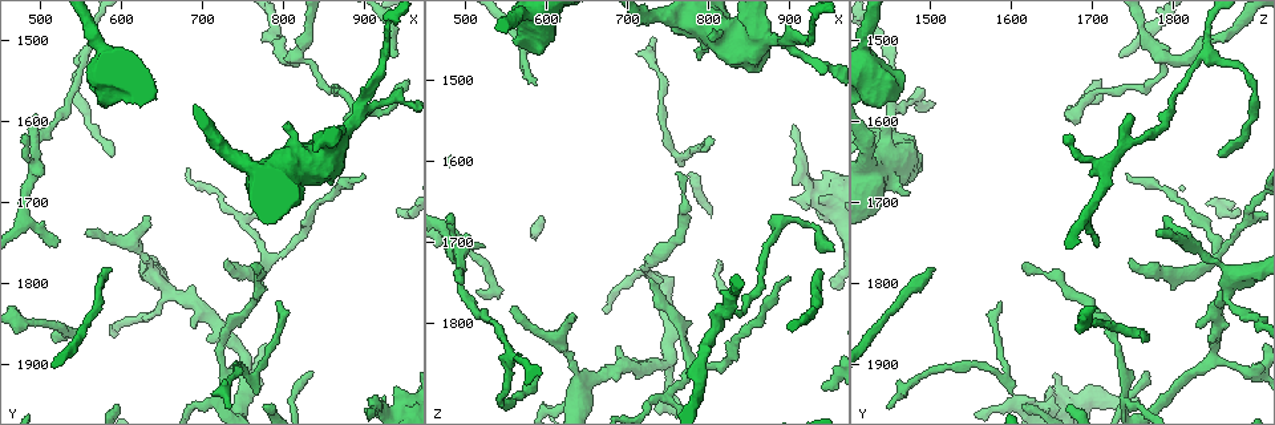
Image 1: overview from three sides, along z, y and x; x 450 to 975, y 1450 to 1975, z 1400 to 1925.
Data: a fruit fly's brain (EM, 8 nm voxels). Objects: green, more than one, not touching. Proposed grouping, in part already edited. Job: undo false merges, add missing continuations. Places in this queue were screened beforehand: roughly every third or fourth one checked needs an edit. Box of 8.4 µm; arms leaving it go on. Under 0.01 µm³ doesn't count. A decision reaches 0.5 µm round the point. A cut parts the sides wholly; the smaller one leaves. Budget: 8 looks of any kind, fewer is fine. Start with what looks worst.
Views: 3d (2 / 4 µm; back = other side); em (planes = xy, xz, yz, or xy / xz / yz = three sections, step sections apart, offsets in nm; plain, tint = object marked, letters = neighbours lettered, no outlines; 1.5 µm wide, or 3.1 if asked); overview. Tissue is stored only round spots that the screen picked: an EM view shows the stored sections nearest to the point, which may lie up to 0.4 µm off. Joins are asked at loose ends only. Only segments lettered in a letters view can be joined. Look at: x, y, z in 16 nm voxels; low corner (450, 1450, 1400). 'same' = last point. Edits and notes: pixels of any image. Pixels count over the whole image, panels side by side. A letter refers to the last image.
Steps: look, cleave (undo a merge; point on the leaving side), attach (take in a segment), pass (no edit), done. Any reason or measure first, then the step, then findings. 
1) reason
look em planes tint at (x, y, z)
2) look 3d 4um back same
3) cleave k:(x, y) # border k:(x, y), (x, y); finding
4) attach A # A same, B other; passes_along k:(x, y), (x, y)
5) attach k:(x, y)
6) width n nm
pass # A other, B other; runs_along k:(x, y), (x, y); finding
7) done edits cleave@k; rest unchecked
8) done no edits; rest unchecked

thin end
look 3d 4um at (735, 1775, 1745)

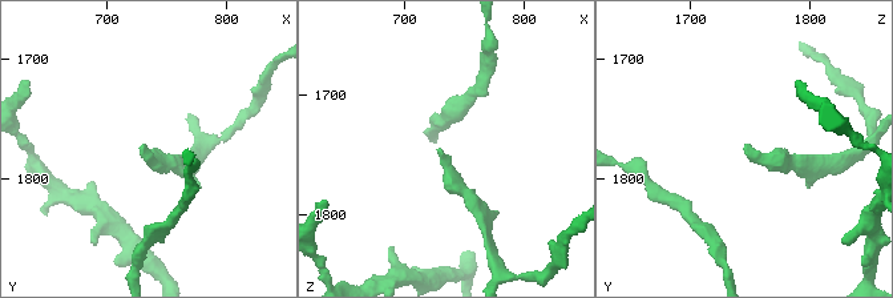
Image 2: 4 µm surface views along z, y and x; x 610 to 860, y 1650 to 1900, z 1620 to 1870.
look em planes tint at (732, 1774, 1742)

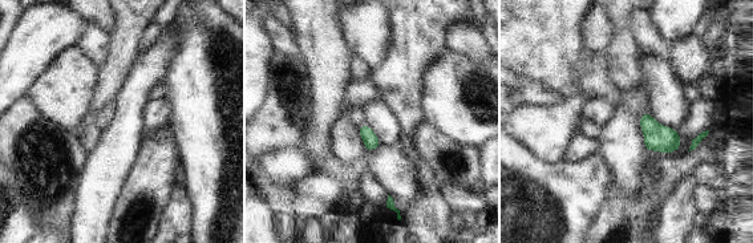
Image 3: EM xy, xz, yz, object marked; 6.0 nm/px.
what lies round it
look em planes letters same

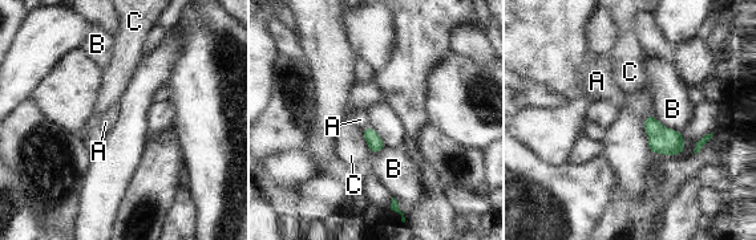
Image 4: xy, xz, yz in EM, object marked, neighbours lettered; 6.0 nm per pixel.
attach A # A same, B other, C other; passes_along 4:(375, 143), (366, 129), (360, 120); the cell continues

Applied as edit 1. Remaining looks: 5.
look overview

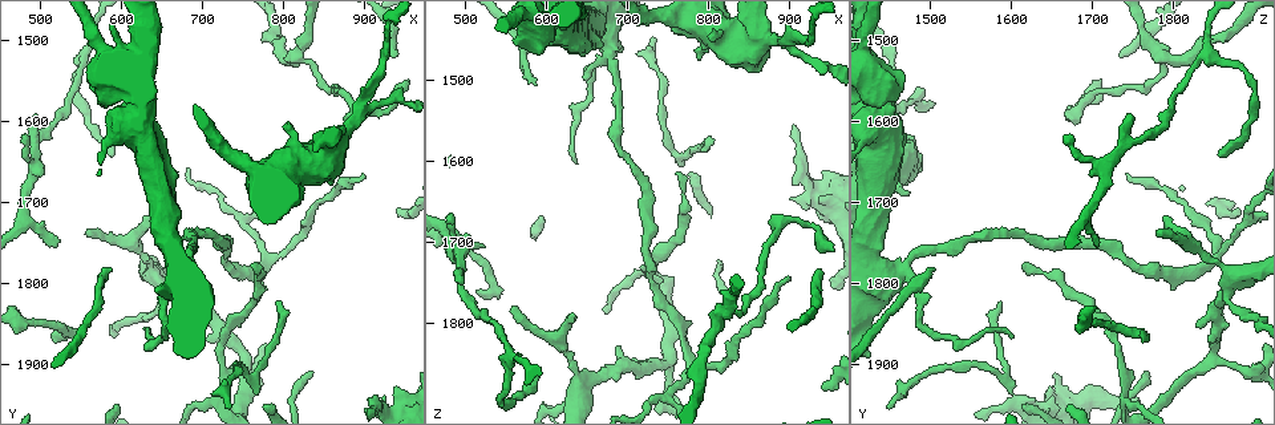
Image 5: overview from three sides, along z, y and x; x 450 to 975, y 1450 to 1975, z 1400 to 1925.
look em planes letters at (515, 1875, 1760)

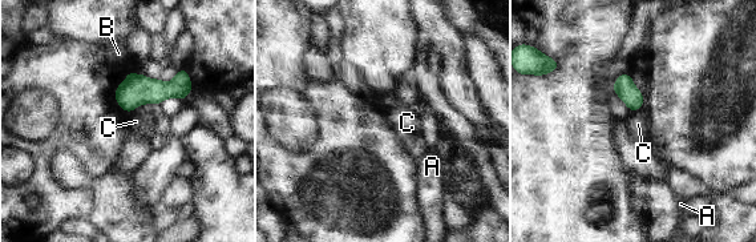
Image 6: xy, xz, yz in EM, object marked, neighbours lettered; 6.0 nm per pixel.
pass # A other, B other, C other; border 6:(638, 109), (631, 112); none of them fits

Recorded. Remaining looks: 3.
sharp bend
look 3d 2um at (705, 1945, 1740)

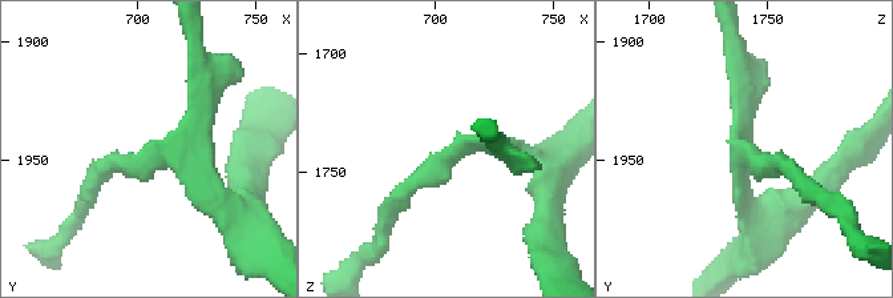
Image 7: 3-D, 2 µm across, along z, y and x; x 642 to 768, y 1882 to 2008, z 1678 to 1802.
arms 3; shape alone is not enough
look em yz step 4 tint at (706, 1947, 1744)

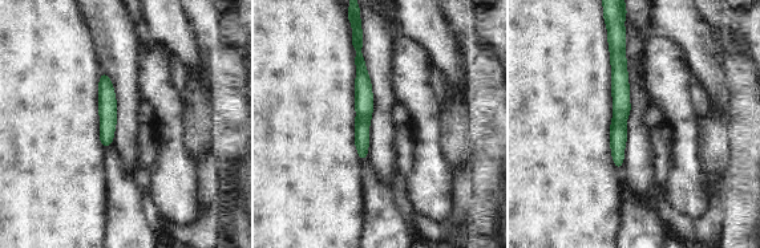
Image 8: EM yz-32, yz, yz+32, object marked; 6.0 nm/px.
look em yz step 4 letters same

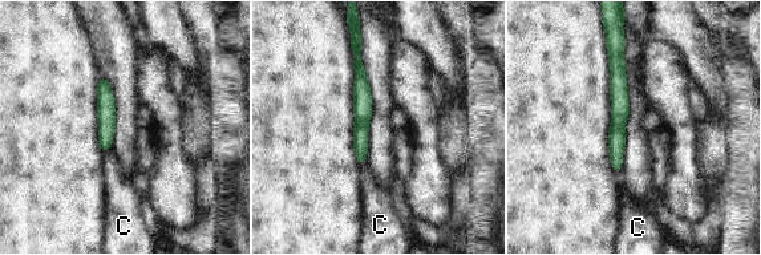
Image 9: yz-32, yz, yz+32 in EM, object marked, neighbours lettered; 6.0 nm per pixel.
longest_contact C 70 nm
pass # C other; all the same cell

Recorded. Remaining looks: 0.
done edits attach@4; rest unchecked

